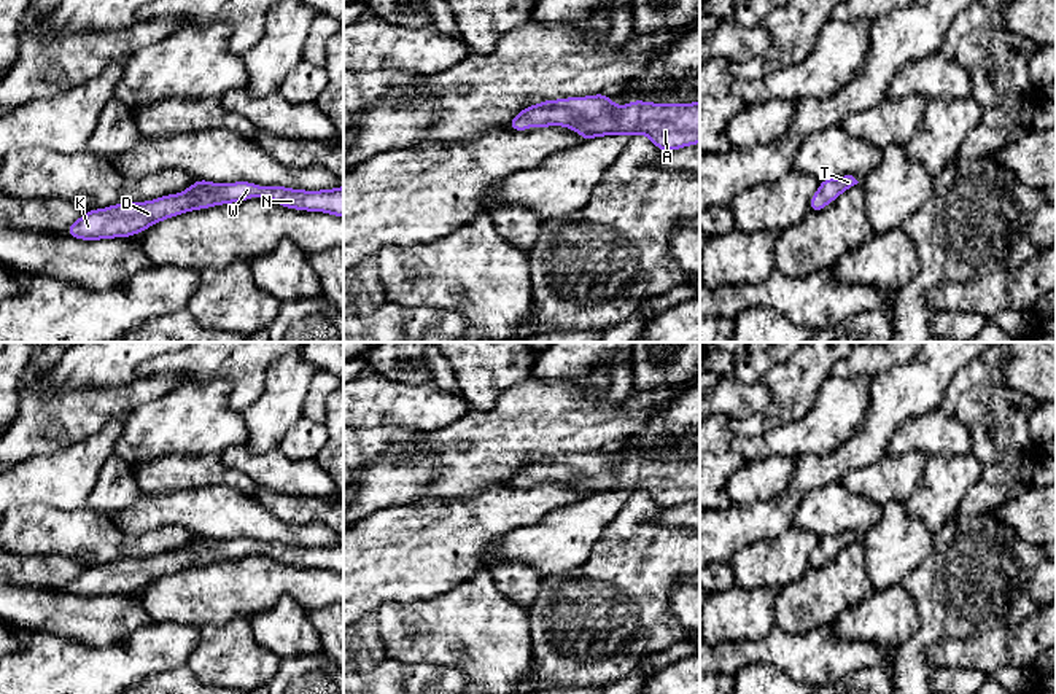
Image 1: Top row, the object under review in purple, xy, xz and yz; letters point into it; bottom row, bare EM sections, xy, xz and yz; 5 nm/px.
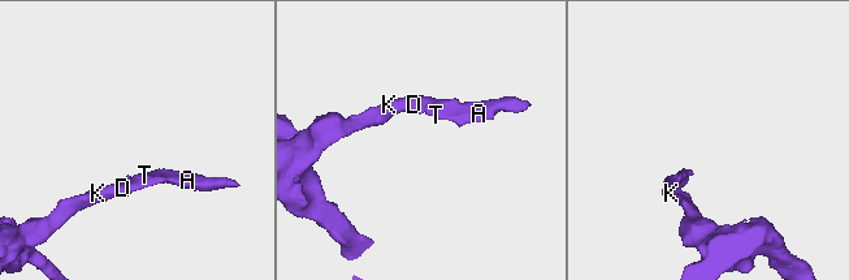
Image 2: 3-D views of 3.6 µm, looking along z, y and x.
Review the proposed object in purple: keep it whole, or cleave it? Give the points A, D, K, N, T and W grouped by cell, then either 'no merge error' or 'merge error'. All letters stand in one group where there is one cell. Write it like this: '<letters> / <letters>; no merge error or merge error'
A D K N T W; no merge error

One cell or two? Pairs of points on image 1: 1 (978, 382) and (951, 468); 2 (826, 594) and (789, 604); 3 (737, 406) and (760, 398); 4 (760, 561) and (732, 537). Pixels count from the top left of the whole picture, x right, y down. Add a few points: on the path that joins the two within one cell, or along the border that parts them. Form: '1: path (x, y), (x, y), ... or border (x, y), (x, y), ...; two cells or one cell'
1: border (972, 451), (980, 462), (982, 475), (966, 491); two cells
2: path (816, 599), (808, 604), (799, 604); one cell
3: path (743, 400), (754, 398); one cell
4: border (780, 537), (743, 546), (729, 564); two cells

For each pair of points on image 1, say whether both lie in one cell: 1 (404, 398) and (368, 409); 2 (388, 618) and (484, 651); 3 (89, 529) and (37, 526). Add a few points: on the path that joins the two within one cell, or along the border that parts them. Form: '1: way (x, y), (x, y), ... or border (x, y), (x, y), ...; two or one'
1: way (395, 403), (377, 403); one
2: way (412, 619), (434, 631), (460, 631); one
3: way (77, 529), (50, 527); one

